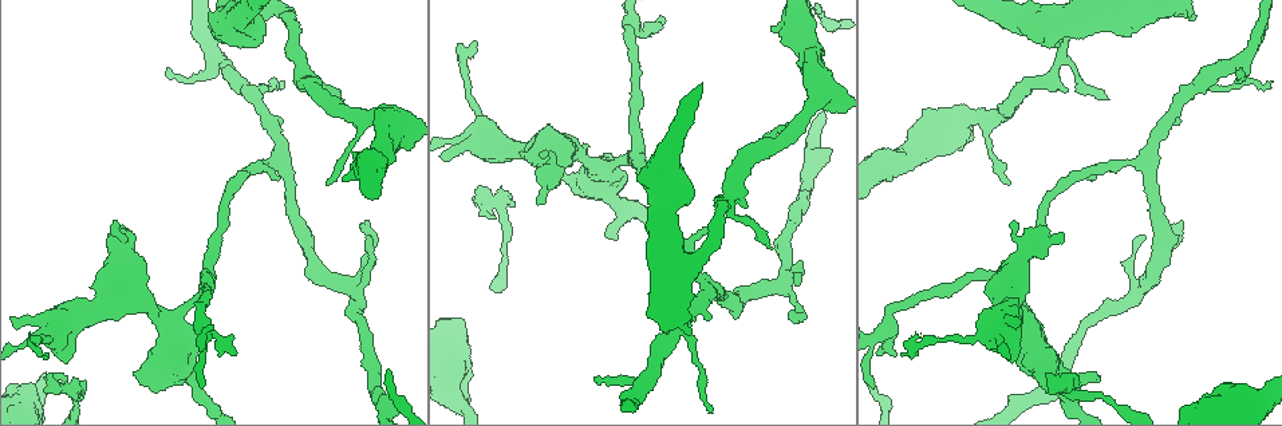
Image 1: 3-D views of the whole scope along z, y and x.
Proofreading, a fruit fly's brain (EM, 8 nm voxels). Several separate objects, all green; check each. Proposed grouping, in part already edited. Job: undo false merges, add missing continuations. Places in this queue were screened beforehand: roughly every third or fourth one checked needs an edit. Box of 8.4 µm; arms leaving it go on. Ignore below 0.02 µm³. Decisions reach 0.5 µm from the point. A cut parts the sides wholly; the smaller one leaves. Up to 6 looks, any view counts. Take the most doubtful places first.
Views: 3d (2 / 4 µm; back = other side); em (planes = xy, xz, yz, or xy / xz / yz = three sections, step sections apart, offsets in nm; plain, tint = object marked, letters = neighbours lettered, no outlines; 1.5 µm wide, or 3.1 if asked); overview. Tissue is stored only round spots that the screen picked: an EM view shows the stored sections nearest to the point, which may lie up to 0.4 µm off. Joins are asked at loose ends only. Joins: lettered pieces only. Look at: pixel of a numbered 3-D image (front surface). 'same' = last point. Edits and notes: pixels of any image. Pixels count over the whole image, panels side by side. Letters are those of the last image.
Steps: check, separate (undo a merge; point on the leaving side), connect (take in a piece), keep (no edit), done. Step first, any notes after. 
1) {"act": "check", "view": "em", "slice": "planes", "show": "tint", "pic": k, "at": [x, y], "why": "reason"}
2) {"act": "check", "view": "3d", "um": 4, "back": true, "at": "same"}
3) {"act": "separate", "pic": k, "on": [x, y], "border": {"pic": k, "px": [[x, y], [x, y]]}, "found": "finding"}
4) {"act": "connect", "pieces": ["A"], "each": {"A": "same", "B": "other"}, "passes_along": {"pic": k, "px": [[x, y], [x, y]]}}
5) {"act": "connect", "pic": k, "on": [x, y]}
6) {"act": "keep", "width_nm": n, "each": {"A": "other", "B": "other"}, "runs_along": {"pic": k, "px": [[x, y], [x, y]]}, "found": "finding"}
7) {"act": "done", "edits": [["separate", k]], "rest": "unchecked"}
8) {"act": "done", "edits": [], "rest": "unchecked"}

{"act": "check", "view": "em", "slice": "yz", "step": 8, "show": "letters", "pic": 1, "at": [1107, 97], "why": "tapers out"}

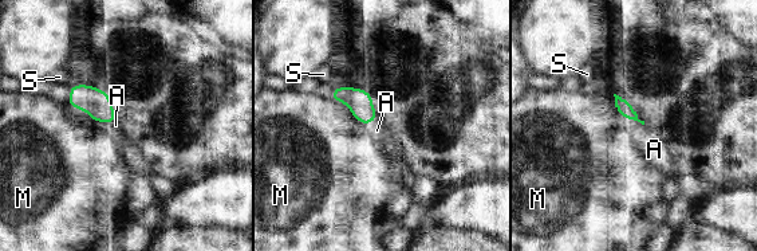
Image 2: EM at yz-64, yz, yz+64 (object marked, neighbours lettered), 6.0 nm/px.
{"act": "check", "view": "em", "slice": "planes", "show": "letters", "at": "same"}

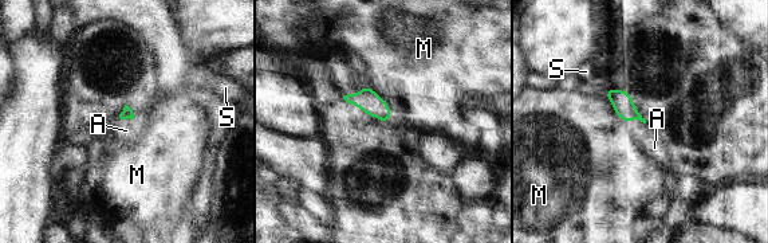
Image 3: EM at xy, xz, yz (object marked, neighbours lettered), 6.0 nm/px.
{"act": "connect", "pieces": ["A"], "each": {"A": "same", "M": "other", "S": "other"}, "passes_along": {"pic": 3, "px": [[623, 106], [635, 118], [654, 148]]}, "found": "the cell continues"}

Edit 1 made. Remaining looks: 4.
{"act": "check", "view": "overview", "why": "redraw"}

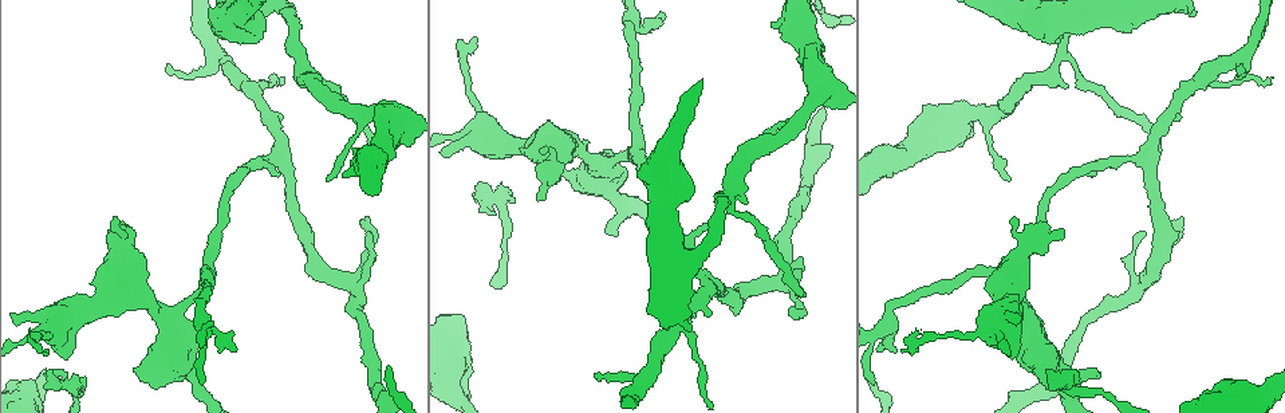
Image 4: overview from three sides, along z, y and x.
{"act": "check", "view": "em", "slice": "planes", "show": "letters", "pic": 4, "at": [698, 273], "why": "three-way junction"}

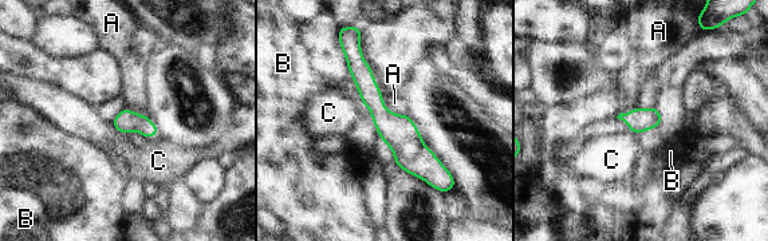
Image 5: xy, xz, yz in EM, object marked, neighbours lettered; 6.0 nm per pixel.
{"act": "keep", "each": {"A": "other", "B": "other", "C": "other"}, "border": {"pic": 5, "px": [[382, 101], [389, 110], [404, 114]]}, "found": "all the same cell"}

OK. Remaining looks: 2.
{"act": "done", "edits": [["connect", 3]], "rest": "unchecked"}

